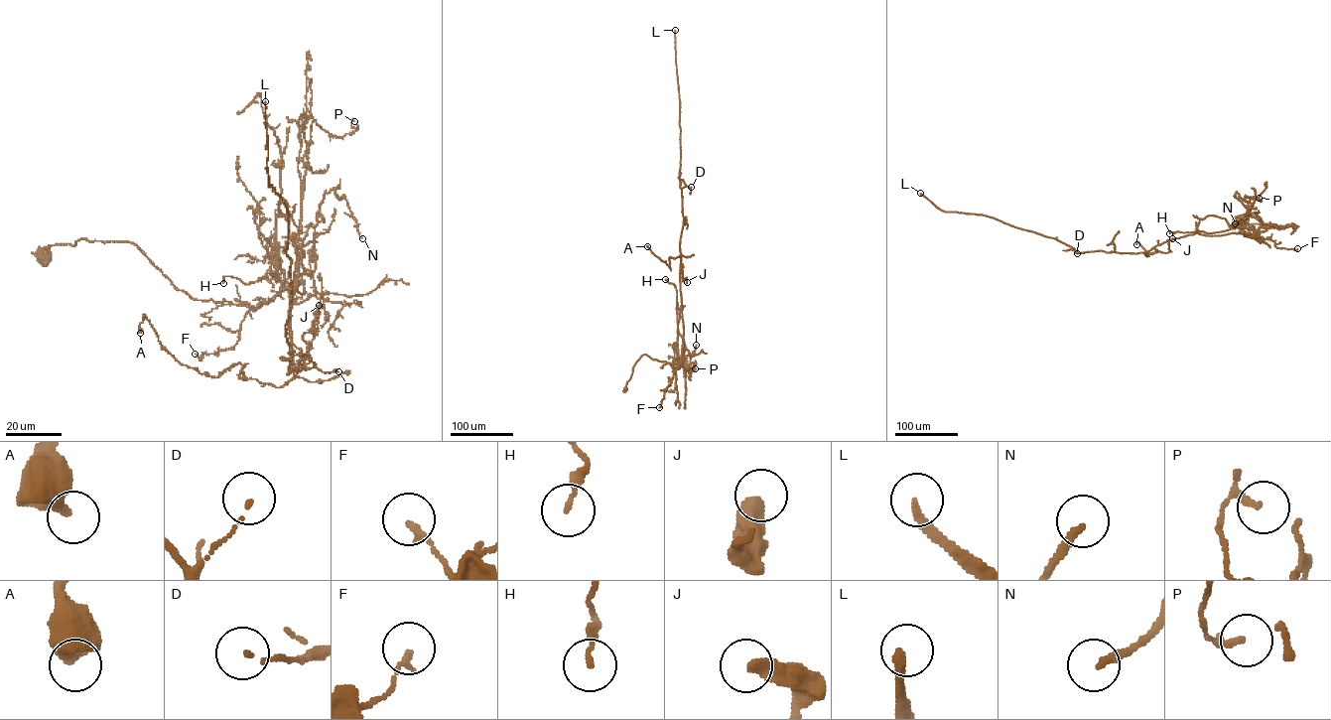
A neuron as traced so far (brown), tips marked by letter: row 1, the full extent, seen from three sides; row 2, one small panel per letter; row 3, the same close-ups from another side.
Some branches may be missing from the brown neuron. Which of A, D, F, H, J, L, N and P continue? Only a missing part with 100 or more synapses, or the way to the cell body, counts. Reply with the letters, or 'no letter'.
L

